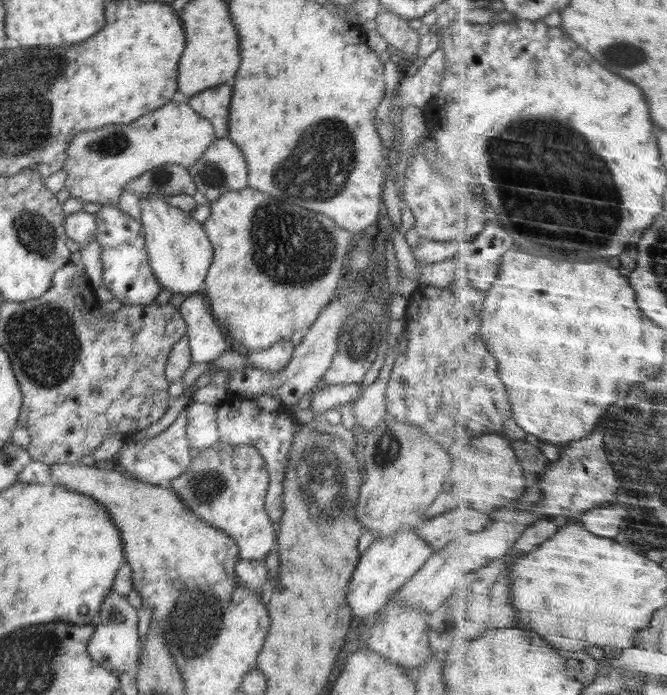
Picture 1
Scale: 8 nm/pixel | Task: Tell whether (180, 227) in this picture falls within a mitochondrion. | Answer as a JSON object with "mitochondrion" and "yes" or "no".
{"mitochondrion":"no"}

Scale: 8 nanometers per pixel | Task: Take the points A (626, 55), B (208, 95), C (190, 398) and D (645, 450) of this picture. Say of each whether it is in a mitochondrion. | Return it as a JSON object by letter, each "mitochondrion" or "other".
{"A":"mitochondrion","B":"other","C":"other","D":"mitochondrion"}

